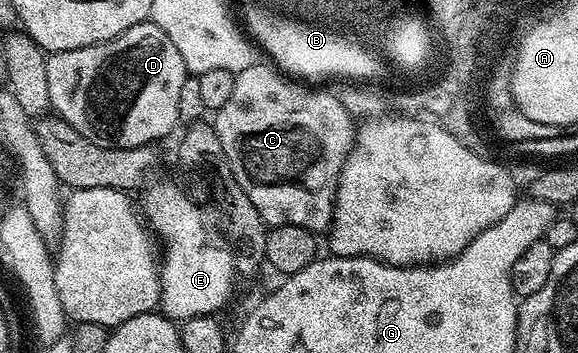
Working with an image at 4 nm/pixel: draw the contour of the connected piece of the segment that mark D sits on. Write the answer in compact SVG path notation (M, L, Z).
M154 21L133 25L125 33L72 51L57 51L46 56L49 97L54 114L65 120L77 133L89 137L102 147L146 147L154 139L163 139L179 123L177 100L181 85L189 78L185 61L177 53L177 45L165 37Z

